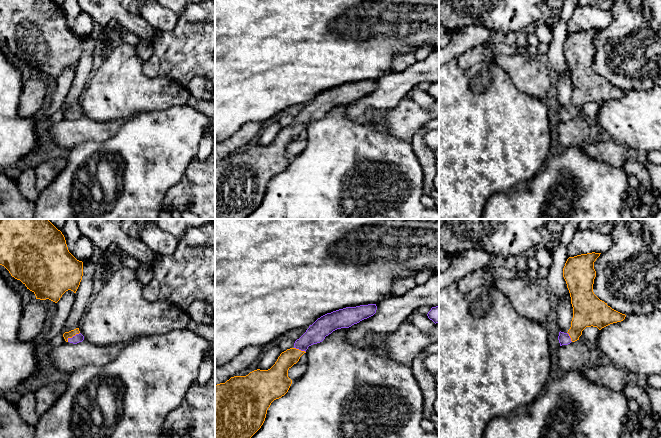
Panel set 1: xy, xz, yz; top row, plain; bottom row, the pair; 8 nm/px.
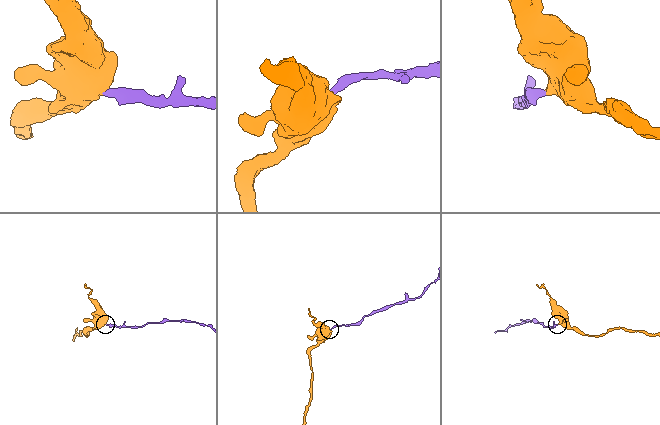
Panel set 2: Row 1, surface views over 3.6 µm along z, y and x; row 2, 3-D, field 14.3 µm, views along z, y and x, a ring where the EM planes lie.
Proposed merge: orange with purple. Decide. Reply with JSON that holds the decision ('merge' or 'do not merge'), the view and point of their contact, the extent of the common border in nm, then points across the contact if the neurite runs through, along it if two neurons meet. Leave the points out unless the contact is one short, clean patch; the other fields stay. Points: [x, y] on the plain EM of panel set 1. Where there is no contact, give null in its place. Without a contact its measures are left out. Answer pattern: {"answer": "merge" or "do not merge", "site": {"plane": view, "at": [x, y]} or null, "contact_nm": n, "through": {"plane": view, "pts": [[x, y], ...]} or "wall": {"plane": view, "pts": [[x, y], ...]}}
{"answer": "merge", "site": {"plane": "xy", "at": [72, 112]}, "contact_nm": 130, "through": {"plane": "xy", "pts": [[70, 110], [72, 112], [77, 114]]}}

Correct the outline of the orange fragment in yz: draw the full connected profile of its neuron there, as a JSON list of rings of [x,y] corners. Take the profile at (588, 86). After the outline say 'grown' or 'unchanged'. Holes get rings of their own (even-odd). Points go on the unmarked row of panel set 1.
[[[592,28],[569,33],[565,39],[563,53],[571,73],[573,94],[568,108],[559,108],[560,122],[579,116],[586,103],[593,102],[601,106],[610,100],[623,97],[626,93],[600,76],[593,68],[596,53],[594,38],[600,30]]]; grown

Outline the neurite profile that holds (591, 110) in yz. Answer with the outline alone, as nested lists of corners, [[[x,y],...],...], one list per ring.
[[[586,103],[582,107],[582,112],[586,115],[587,121],[590,125],[597,126],[597,115],[599,112],[600,106],[597,103]]]

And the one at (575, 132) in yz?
[[[581,116],[560,122],[558,133],[561,144],[565,148],[588,144],[591,133],[590,126]]]

